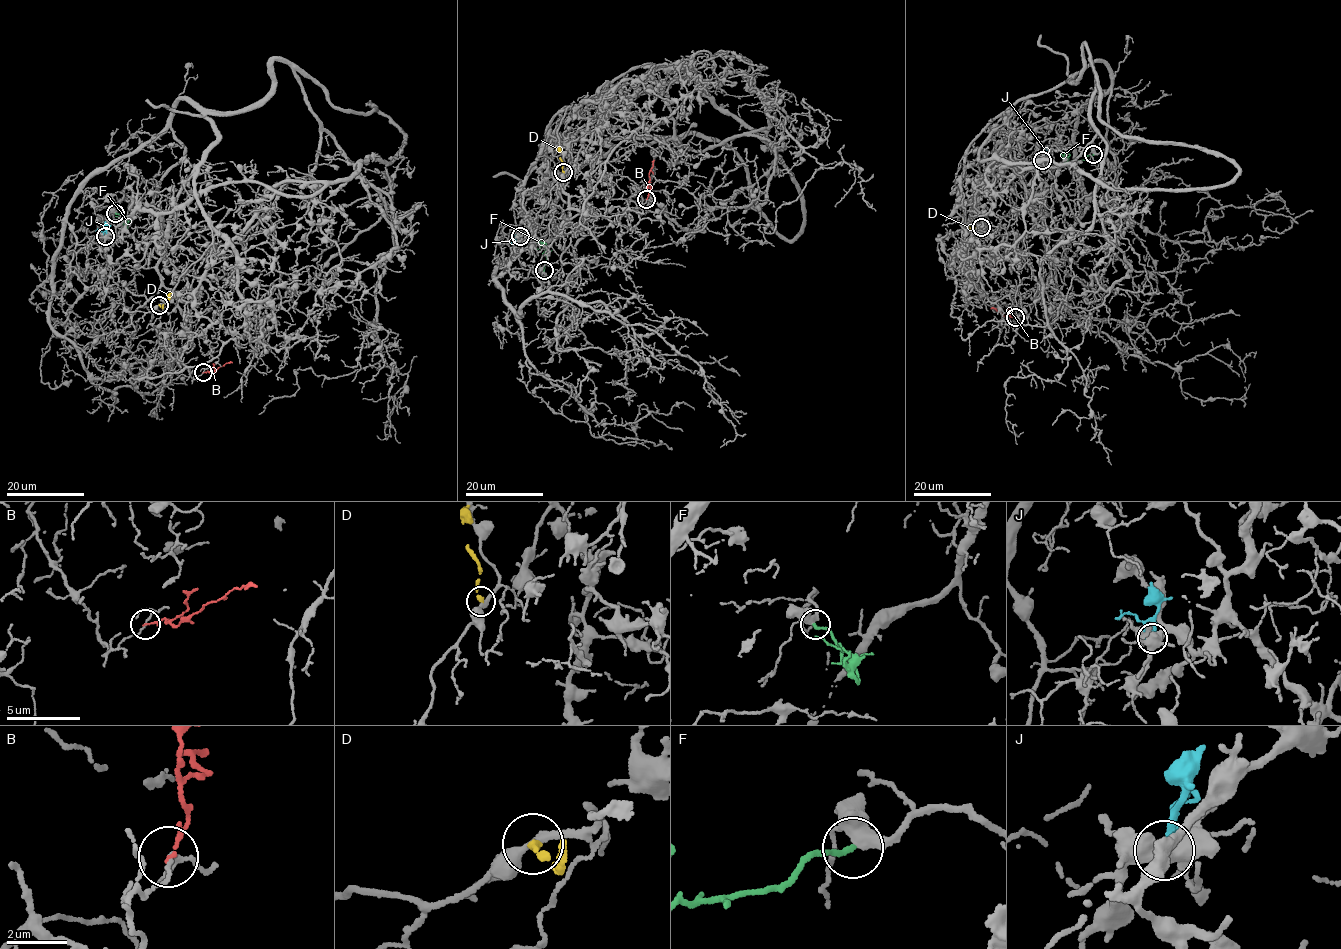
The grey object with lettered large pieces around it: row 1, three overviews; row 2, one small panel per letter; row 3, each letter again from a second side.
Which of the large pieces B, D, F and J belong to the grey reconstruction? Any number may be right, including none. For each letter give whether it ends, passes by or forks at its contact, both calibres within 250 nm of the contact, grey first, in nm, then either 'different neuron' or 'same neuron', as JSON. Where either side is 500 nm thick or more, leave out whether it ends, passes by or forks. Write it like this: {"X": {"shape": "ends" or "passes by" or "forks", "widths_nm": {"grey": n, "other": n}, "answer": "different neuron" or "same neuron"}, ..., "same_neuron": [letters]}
{"B": {"shape": "passes by", "widths_nm": {"grey": 80, "other": 70}, "answer": "different neuron"}, "D": {"shape": "ends", "widths_nm": {"grey": 320, "other": 240}, "answer": "different neuron"}, "F": {"shape": "ends", "widths_nm": {"grey": 360, "other": 180}, "answer": "same neuron"}, "J": {"shape": "ends", "widths_nm": {"grey": 400, "other": 240}, "answer": "different neuron"}, "same_neuron": ["F"]}

